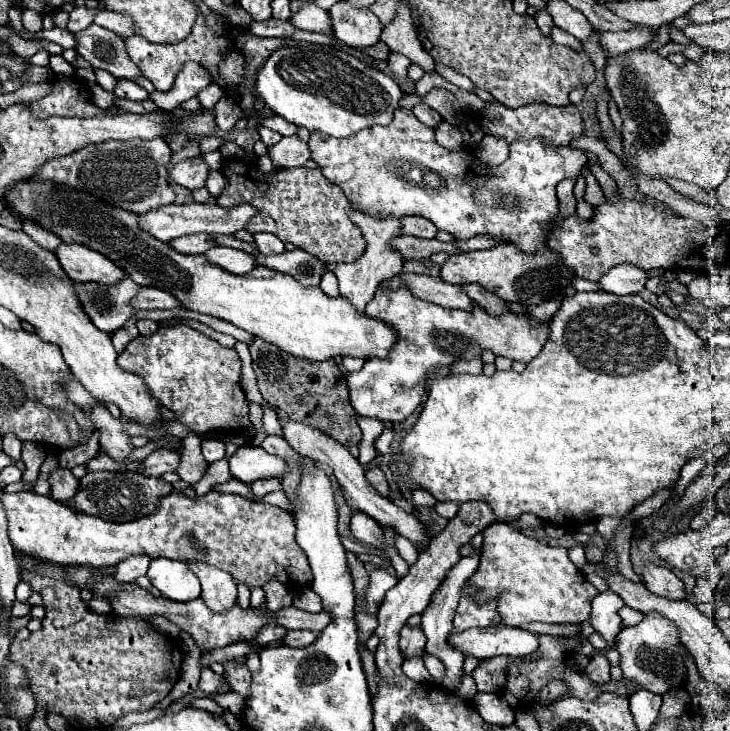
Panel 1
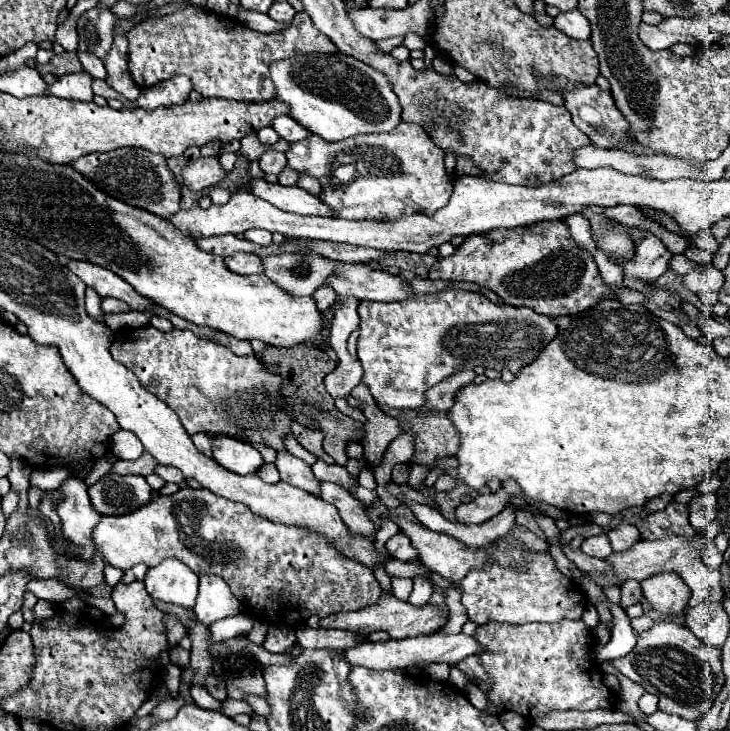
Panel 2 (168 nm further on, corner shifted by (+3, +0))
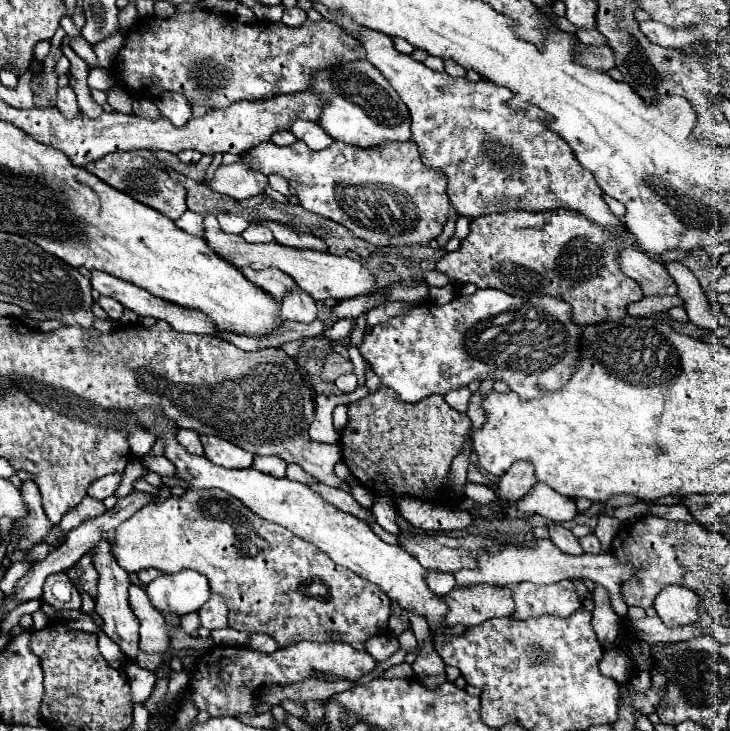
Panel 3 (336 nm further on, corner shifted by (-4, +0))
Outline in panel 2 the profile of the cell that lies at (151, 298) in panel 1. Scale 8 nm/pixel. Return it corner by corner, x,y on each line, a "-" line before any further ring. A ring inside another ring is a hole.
103,298
101,304
103,304
107,314
111,314
111,312
129,312
131,310
129,304
125,304
123,300
117,300
117,298

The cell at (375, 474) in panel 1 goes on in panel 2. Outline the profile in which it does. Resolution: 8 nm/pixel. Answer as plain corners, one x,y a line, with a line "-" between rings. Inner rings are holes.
363,383
357,385
351,395
361,402
361,410
367,418
367,424
365,424
367,436
363,442
365,460
371,466
377,466
383,458
383,452
387,450
387,444
393,442
403,432
401,424
397,418
387,416
377,408
377,404
373,404
373,396

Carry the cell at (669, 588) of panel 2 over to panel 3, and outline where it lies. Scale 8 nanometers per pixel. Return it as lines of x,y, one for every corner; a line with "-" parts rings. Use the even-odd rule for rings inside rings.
668,586
660,592
660,596
656,596
654,608
660,620
668,628
678,628
678,626
694,624
700,618
698,602
700,598
692,590
680,586

